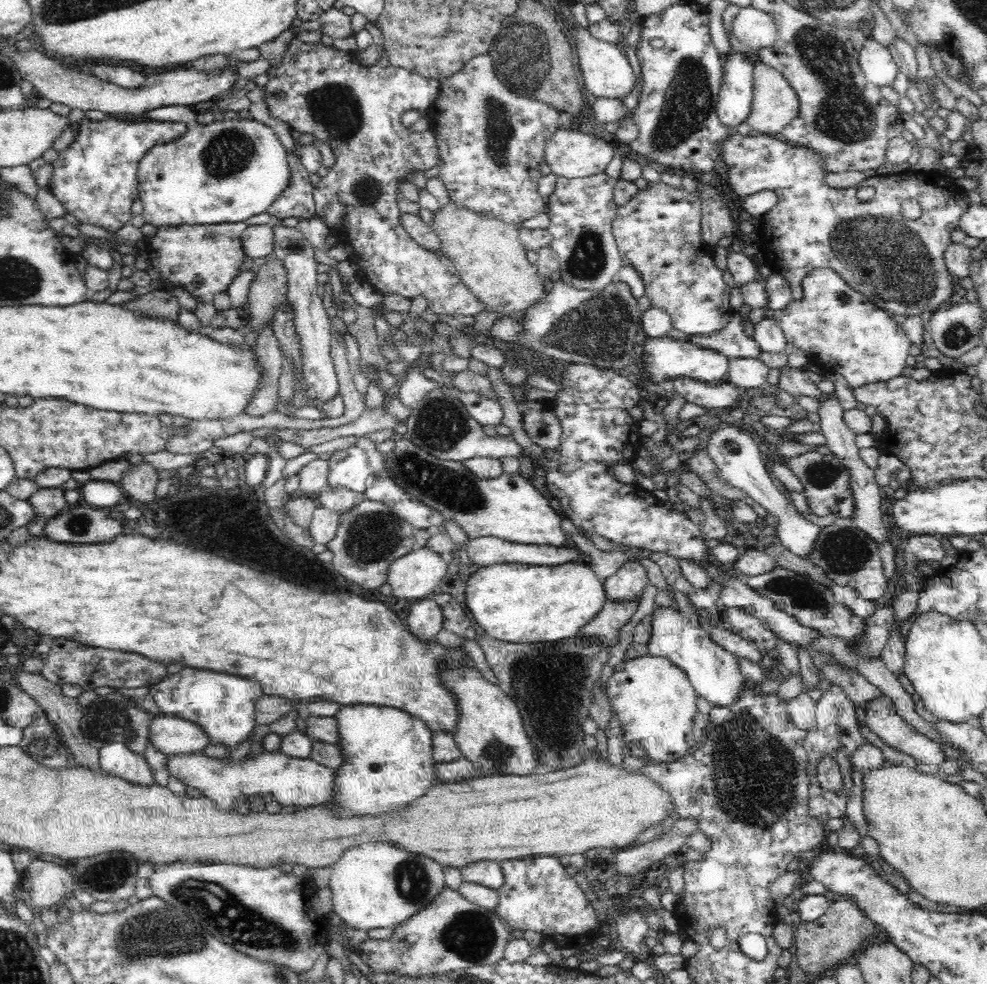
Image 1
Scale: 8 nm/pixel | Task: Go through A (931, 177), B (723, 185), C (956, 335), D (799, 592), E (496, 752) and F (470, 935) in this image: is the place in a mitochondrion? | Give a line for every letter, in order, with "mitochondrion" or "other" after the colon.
A: other
B: other
C: mitochondrion
D: mitochondrion
E: mitochondrion
F: mitochondrion

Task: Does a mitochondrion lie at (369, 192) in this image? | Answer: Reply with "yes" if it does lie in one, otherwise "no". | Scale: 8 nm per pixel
yes

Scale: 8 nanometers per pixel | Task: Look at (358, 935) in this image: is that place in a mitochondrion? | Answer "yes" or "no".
no

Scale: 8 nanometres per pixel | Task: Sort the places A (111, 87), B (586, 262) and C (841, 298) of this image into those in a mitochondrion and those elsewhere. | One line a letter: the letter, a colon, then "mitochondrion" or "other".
A: other
B: mitochondrion
C: mitochondrion

